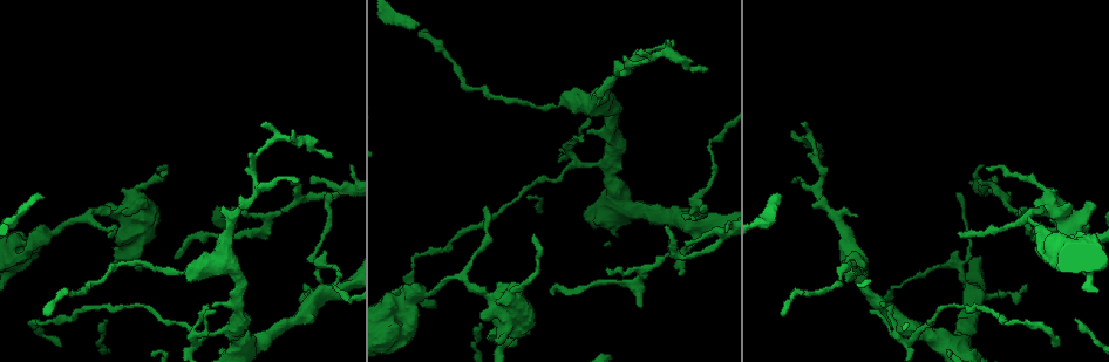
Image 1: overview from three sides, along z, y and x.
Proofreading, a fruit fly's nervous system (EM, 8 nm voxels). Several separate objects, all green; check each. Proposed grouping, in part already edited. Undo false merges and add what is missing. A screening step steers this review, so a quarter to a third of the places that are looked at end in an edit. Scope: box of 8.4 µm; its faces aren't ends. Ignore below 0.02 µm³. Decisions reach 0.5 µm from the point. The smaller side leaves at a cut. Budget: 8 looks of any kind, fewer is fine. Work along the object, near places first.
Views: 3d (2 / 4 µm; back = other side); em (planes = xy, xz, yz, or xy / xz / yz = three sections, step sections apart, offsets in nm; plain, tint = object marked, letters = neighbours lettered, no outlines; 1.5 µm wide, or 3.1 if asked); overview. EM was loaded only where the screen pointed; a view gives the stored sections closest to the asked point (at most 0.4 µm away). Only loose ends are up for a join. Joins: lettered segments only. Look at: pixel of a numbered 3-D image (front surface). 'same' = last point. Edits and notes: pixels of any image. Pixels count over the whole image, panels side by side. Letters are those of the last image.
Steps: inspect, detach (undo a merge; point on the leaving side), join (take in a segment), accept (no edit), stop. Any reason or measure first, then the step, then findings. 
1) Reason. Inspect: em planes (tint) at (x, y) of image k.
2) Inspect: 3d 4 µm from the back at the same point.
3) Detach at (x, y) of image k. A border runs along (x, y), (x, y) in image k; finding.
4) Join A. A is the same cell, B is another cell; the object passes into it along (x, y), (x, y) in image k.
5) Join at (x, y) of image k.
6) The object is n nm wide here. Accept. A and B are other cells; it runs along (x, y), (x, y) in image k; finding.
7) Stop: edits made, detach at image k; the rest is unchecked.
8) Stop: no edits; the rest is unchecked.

Thin end. Inspect: em yz step 4 (letters) at (553, 293) of image 1.

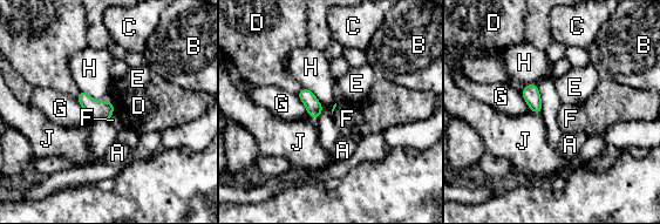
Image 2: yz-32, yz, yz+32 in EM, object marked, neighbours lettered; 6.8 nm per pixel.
The object is 80 nm wide here. Accept. A, B, C, D, E, F, G, H and J are other cells; a border runs along (525, 83), (536, 86), (541, 113) in image 2; no lettered segment goes on from it.

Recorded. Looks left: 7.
Tapers out. Inspect: 3d 4 µm at (484, 207) of image 1.

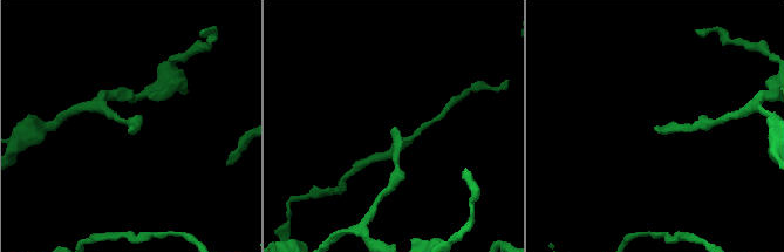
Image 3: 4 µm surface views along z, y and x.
Now the EM. Inspect: em planes (letters) at (654, 129) of image 3.

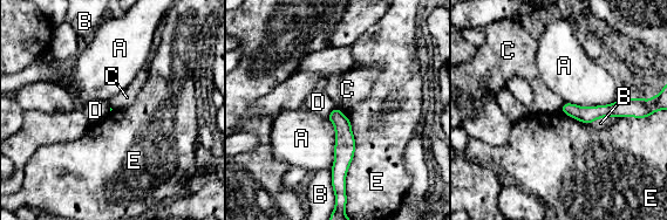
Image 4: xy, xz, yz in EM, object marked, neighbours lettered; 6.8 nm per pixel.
Accept. A, B, C, D and E are other cells; it runs along (335, 112), (342, 125), (342, 180) in image 4; none of them fits.

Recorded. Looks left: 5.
Sharp bend. Inspect: em yz step 4 (plain) at (322, 265) of image 1.

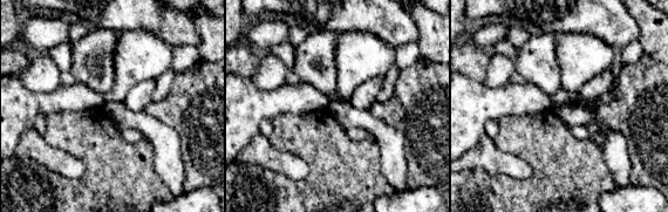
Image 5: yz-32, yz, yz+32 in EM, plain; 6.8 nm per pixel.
See the neighbours. Inspect: em yz step 4 (letters) at the same point.

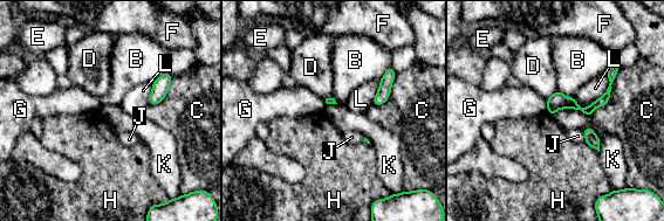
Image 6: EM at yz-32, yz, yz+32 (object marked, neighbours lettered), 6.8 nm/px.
Accept. B, C, D, E, F, G, H, J, K and L are other cells; one neuron here.

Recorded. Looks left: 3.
Stop: no edits; the rest is unchecked.

